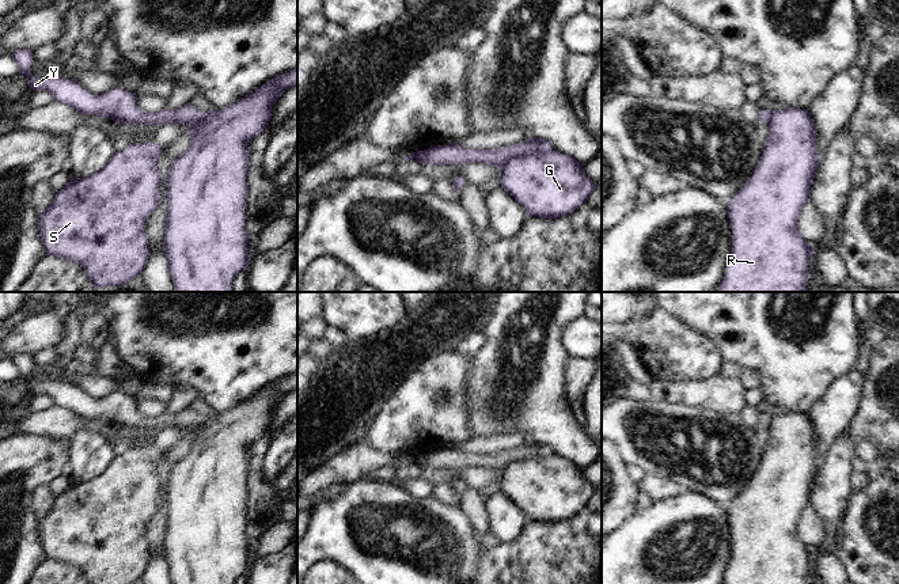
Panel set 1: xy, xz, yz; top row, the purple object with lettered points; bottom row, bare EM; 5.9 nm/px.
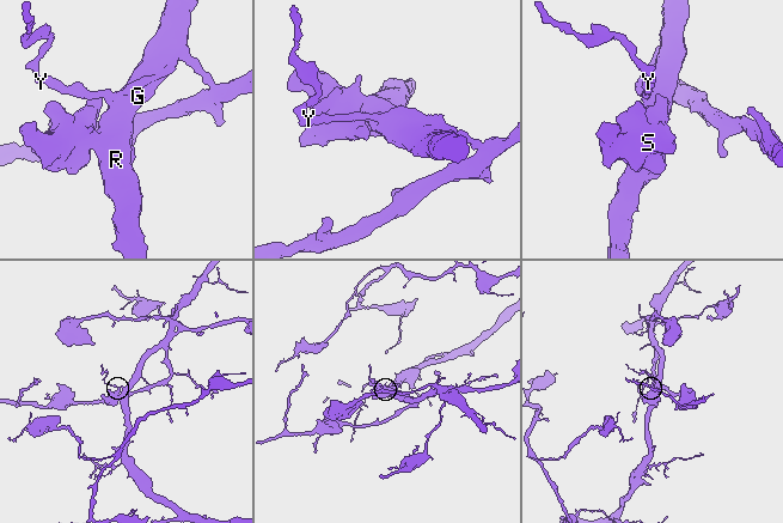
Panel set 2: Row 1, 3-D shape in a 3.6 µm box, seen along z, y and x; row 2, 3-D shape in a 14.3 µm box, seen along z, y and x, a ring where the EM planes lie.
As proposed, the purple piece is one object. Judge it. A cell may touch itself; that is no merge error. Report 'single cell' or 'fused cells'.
fused cells

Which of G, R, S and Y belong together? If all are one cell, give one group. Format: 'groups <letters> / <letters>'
groups G R S / Y

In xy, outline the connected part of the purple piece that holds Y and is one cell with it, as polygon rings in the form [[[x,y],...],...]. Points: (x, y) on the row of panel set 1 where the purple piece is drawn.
[[[20,48],[11,53],[20,73],[26,76],[26,81],[34,91],[49,91],[54,102],[67,105],[84,115],[98,115],[100,118],[110,118],[118,124],[126,125],[164,125],[178,124],[187,125],[186,132],[193,137],[194,132],[201,126],[202,118],[208,113],[200,113],[191,105],[183,105],[175,110],[167,107],[156,113],[145,113],[137,107],[134,94],[114,87],[105,94],[92,95],[77,81],[65,79],[57,72],[48,77],[35,77],[31,73],[33,52]]]

